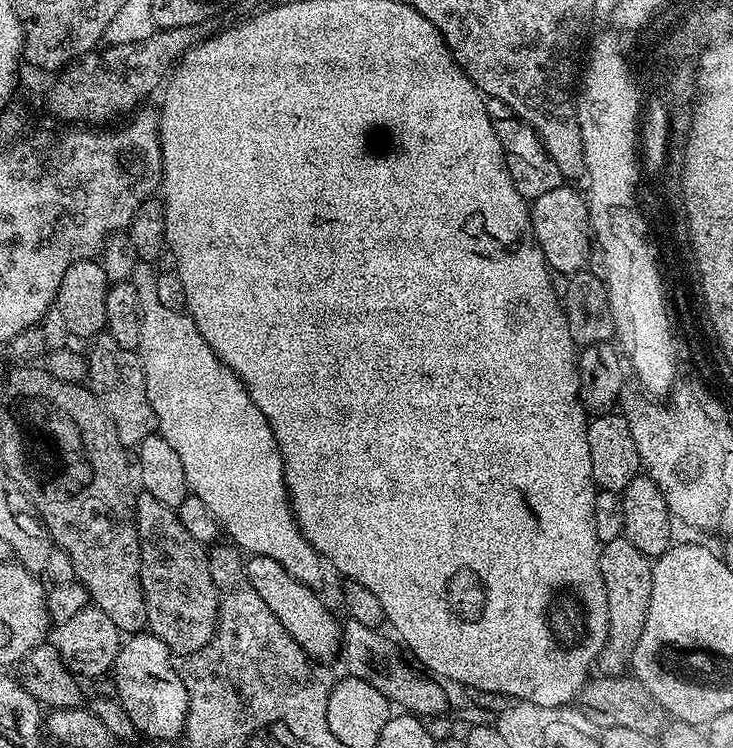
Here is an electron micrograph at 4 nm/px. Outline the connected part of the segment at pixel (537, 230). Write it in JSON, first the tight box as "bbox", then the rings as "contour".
{"bbox":[530,186,593,274],"contour":[[[561,186],[542,194],[542,198],[531,201],[530,215],[534,238],[544,255],[544,261],[552,272],[569,274],[589,267],[588,256],[593,255],[585,219],[583,195],[576,193],[572,186]]]}

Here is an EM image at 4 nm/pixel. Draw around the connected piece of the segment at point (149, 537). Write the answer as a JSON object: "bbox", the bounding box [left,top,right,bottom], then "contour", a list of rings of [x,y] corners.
{"bbox":[136,491,218,658],"contour":[[[141,491],[136,497],[136,529],[140,535],[140,585],[146,602],[147,627],[152,635],[166,642],[166,646],[177,657],[183,658],[202,650],[202,646],[206,646],[214,634],[218,614],[218,594],[214,578],[210,578],[205,545],[190,538],[175,511],[146,491]]]}

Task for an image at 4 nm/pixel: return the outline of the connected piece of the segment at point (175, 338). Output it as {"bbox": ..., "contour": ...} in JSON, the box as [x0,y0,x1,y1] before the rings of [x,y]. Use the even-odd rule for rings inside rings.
{"bbox":[130,262,326,589],"contour":[[[137,262],[130,277],[130,282],[134,286],[136,301],[140,307],[140,346],[138,351],[142,362],[142,374],[146,378],[146,398],[150,398],[150,406],[156,415],[156,426],[159,435],[164,436],[166,442],[170,442],[170,447],[175,450],[179,460],[182,461],[182,470],[186,470],[189,493],[198,497],[204,503],[206,510],[210,510],[210,514],[222,529],[223,535],[225,532],[228,535],[225,537],[235,544],[241,553],[274,558],[274,562],[279,562],[286,569],[286,574],[298,578],[298,582],[302,582],[307,588],[319,589],[319,584],[324,580],[326,564],[322,557],[316,553],[314,546],[310,546],[310,542],[306,542],[306,538],[300,533],[299,526],[296,525],[296,515],[292,513],[292,501],[288,498],[288,483],[284,480],[284,459],[280,457],[278,442],[270,430],[270,422],[266,418],[266,414],[262,414],[262,410],[258,410],[258,406],[254,406],[247,388],[237,378],[235,372],[232,372],[222,363],[218,358],[218,354],[214,354],[210,342],[206,342],[206,338],[202,338],[198,326],[193,322],[187,311],[170,310],[170,306],[162,306],[158,302],[156,291],[157,273],[155,271],[152,272],[152,268],[153,265],[151,263]]]}

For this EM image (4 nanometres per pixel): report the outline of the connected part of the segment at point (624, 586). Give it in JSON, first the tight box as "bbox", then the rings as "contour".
{"bbox":[595,538,653,676],"contour":[[[623,538],[603,545],[600,550],[600,573],[606,586],[606,610],[608,611],[608,633],[603,650],[598,654],[595,667],[606,676],[623,676],[629,671],[634,654],[634,646],[638,646],[638,638],[642,638],[642,630],[646,626],[646,614],[650,610],[650,586],[652,585],[653,561],[637,550],[633,544]]]}

